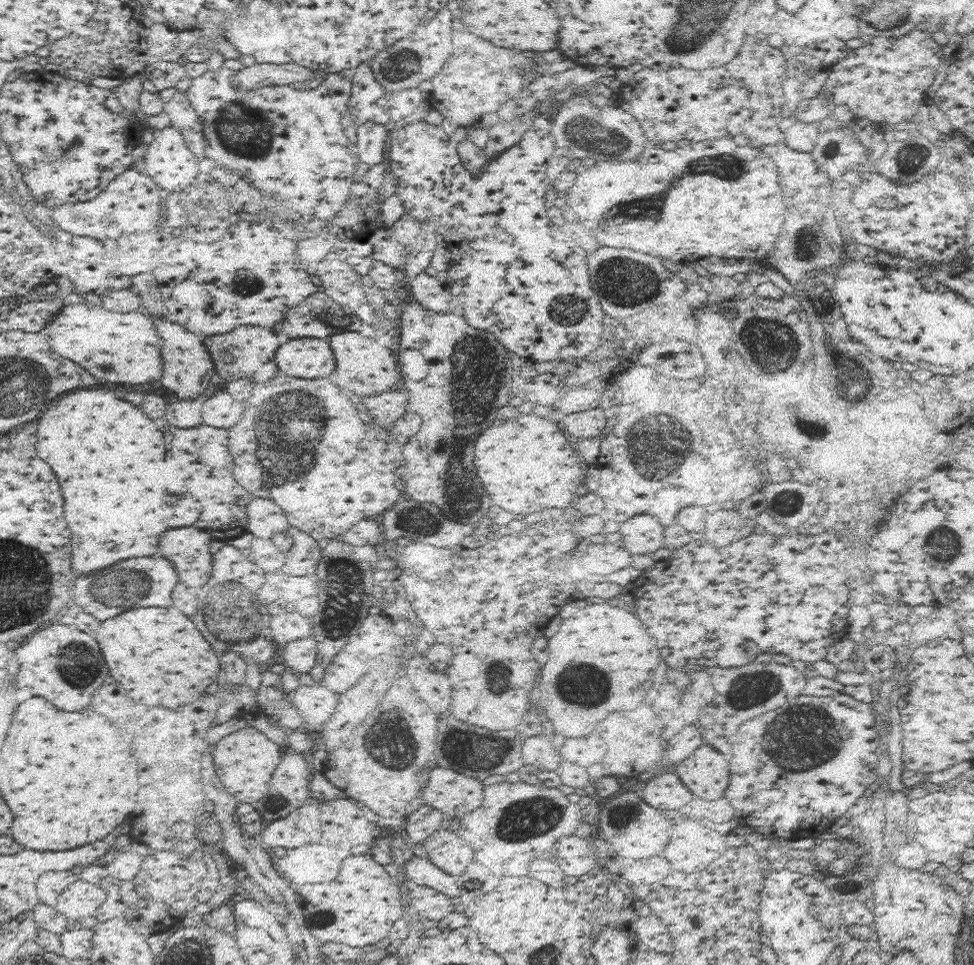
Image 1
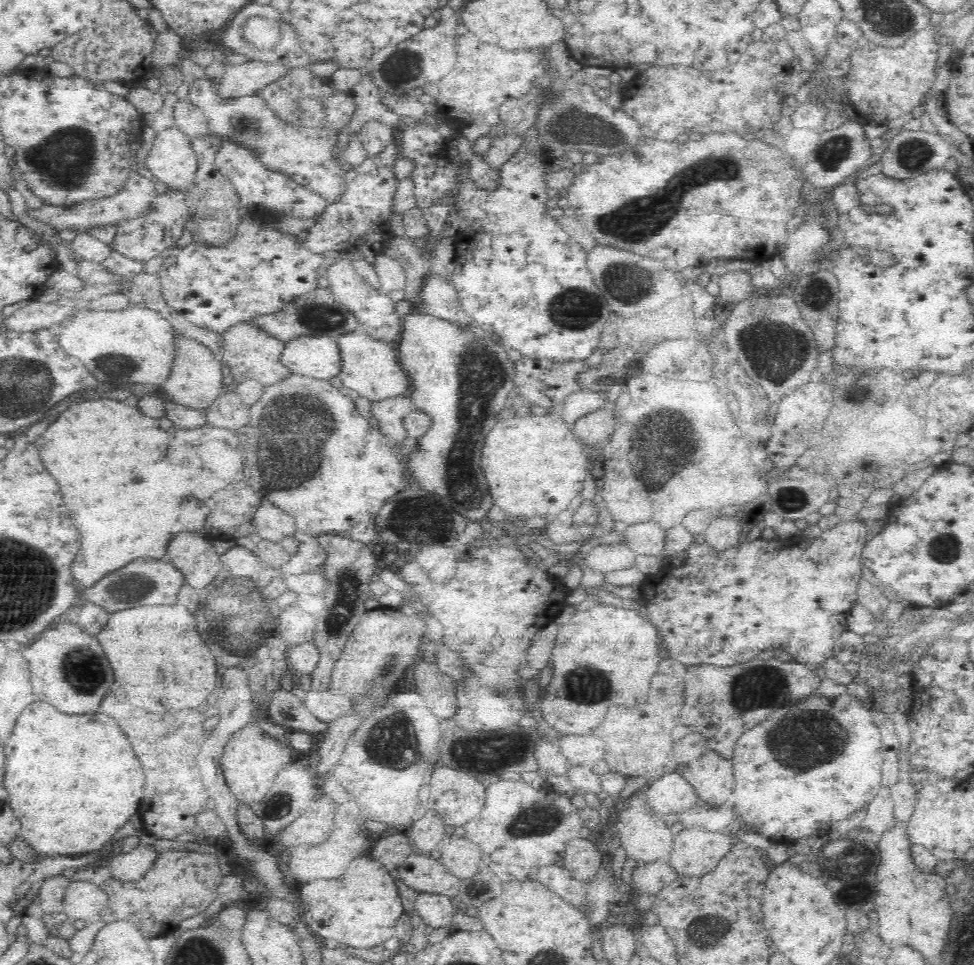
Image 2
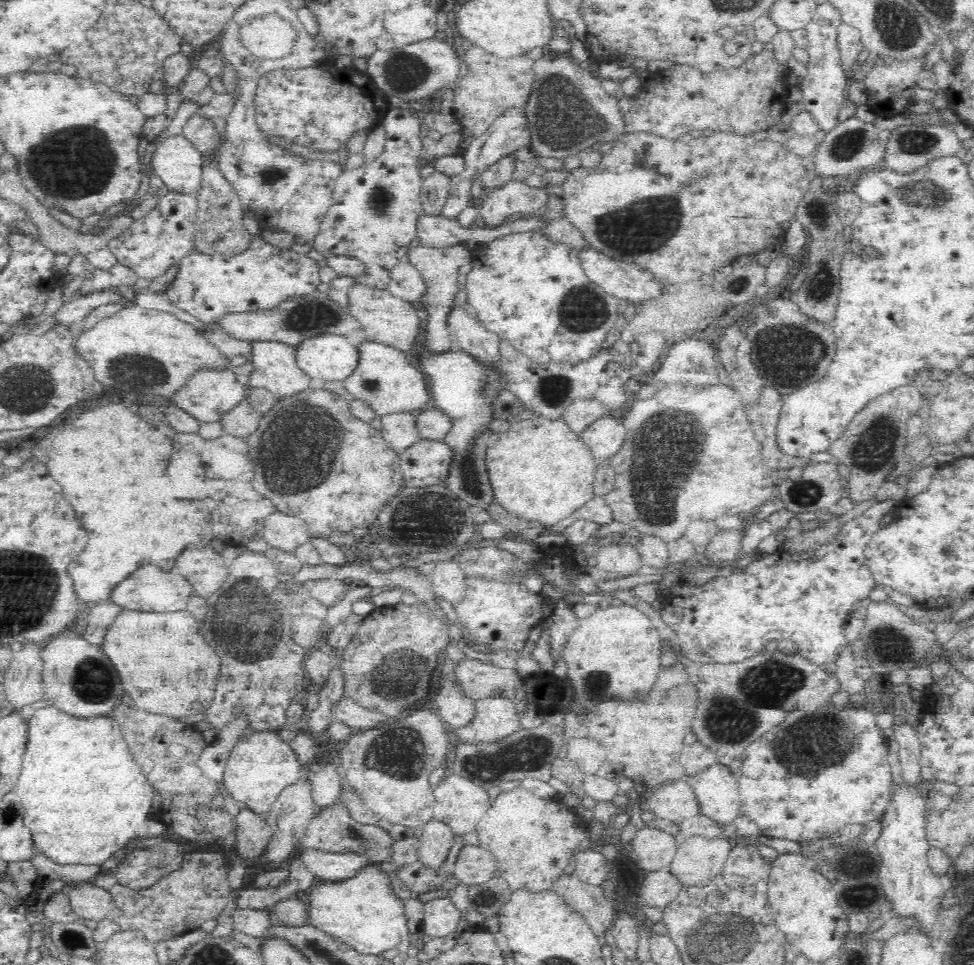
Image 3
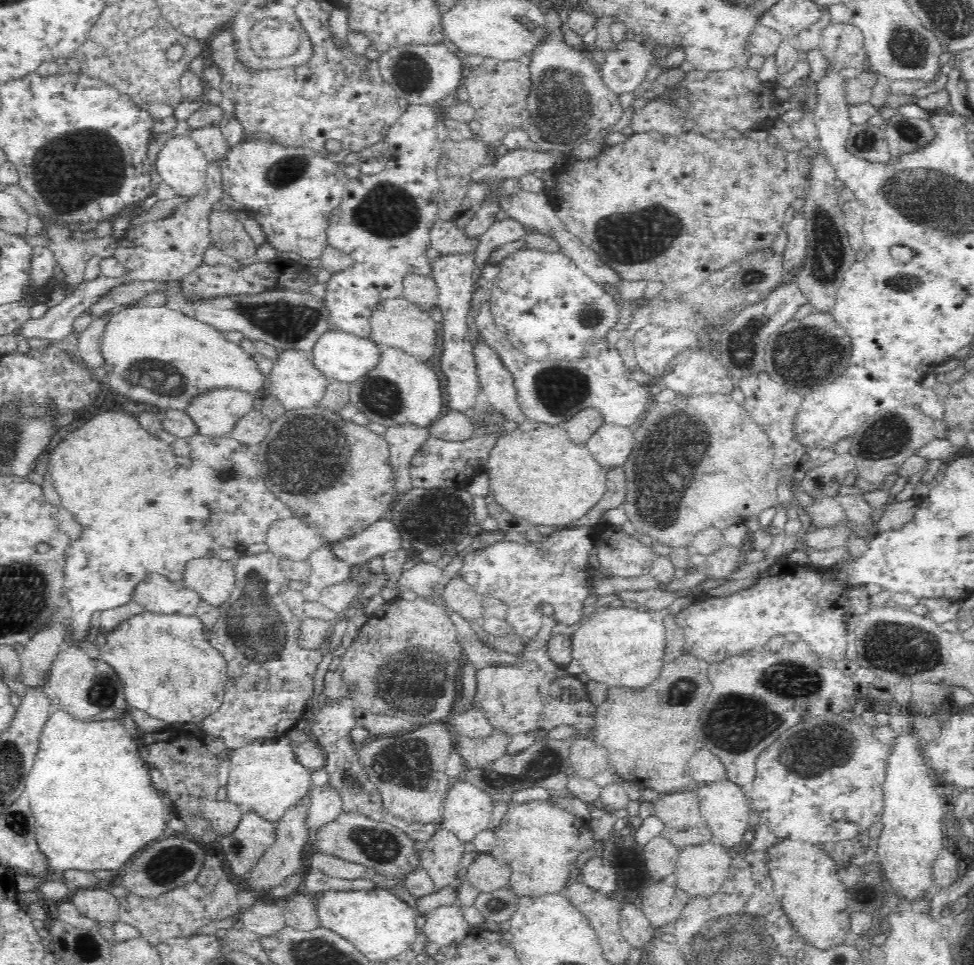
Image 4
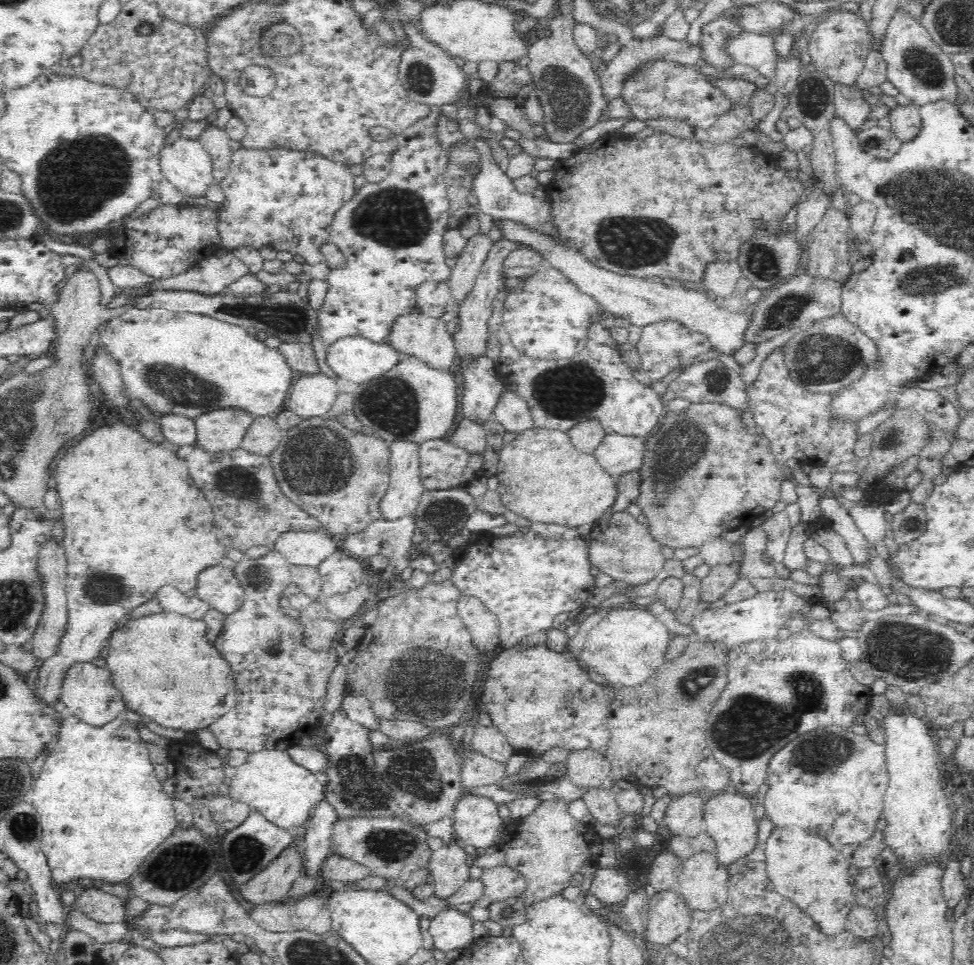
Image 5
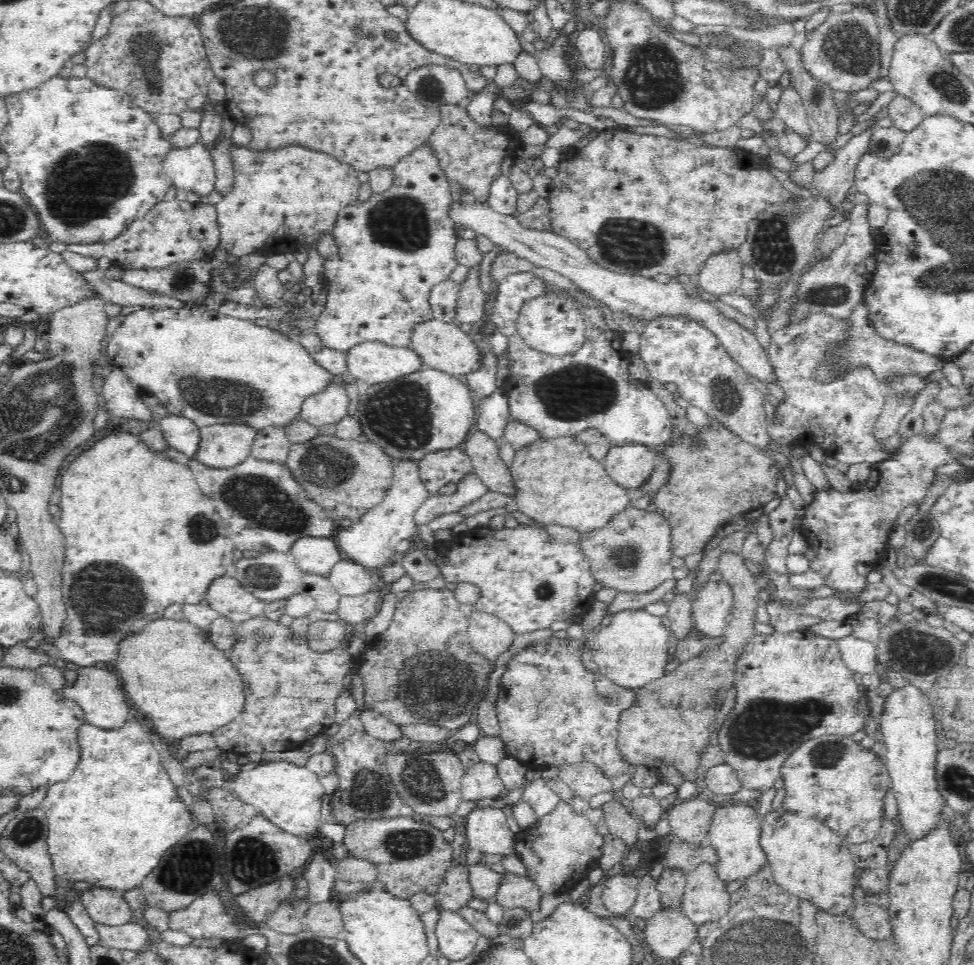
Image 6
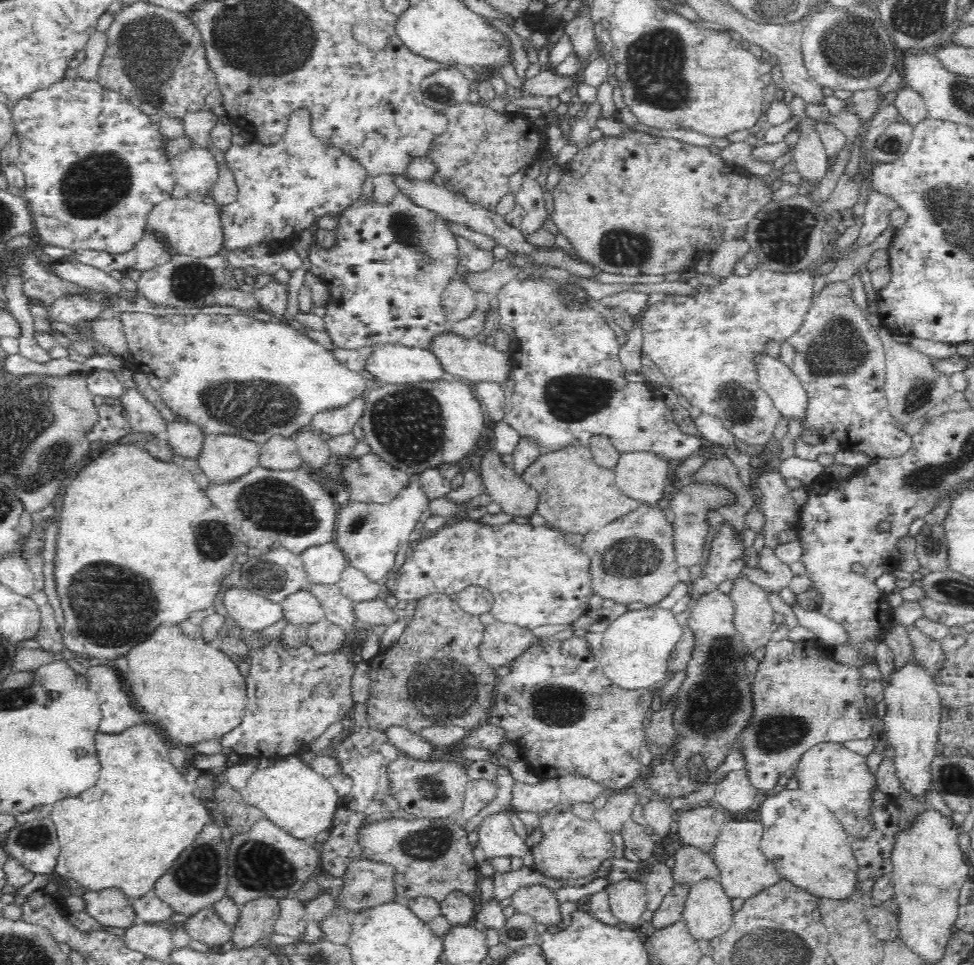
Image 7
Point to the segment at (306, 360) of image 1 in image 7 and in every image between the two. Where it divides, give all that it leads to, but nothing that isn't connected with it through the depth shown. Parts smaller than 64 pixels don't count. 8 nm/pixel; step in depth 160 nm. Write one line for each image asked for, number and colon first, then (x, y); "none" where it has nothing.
2: (313, 356)
3: (328, 359)
4: (341, 357)
5: (353, 356)
6: (371, 362)
7: (390, 364)

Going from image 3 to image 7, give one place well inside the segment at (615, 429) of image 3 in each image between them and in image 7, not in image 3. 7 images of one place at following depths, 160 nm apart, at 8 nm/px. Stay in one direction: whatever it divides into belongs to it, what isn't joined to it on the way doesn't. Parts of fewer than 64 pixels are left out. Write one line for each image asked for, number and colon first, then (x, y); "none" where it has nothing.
4: (611, 444)
5: (618, 454)
6: (629, 465)
7: (642, 476)

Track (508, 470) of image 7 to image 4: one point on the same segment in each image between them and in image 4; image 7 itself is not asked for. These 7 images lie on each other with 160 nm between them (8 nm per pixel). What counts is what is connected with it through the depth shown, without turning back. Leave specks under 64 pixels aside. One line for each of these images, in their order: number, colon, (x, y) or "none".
4: (451, 425)
5: (467, 434)
6: (481, 448)

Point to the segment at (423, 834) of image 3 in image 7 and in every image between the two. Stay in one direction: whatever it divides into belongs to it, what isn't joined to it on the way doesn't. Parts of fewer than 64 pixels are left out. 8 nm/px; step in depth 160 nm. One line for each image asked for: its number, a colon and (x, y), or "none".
4: (441, 858)
5: (449, 866)
6: (454, 892)
7: (458, 907)

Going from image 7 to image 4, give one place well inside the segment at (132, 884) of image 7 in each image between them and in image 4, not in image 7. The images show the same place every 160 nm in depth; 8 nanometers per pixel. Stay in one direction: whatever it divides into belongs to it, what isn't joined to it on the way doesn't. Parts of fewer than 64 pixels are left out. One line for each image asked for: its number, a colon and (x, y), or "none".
4: (93, 806)
5: (101, 809)
6: (109, 822)

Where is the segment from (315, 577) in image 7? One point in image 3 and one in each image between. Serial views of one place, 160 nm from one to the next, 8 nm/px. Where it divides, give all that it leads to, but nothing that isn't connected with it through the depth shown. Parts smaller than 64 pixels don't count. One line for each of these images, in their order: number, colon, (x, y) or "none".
3: (284, 532)
4: (292, 537)
5: (306, 548)
6: (312, 554)

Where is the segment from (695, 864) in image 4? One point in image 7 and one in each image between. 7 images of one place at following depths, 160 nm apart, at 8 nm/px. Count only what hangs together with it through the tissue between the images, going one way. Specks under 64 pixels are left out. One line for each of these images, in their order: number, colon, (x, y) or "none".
5: (704, 883)
6: (705, 898)
7: (708, 913)

